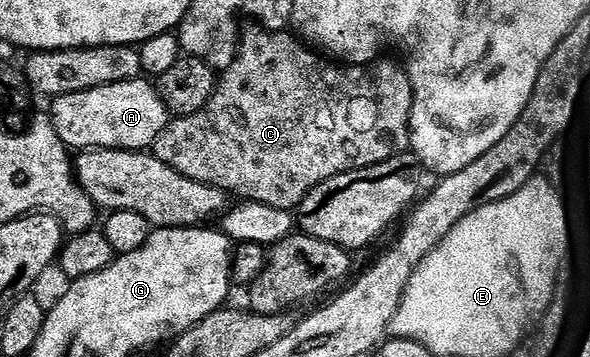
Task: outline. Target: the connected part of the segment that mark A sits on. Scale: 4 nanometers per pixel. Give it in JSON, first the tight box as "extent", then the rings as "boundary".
{"extent":[51,78,170,152],"boundary":[[[144,78],[57,96],[51,104],[52,125],[69,150],[120,148],[123,152],[143,152],[155,145],[170,123],[168,107],[160,97],[157,85]]]}

